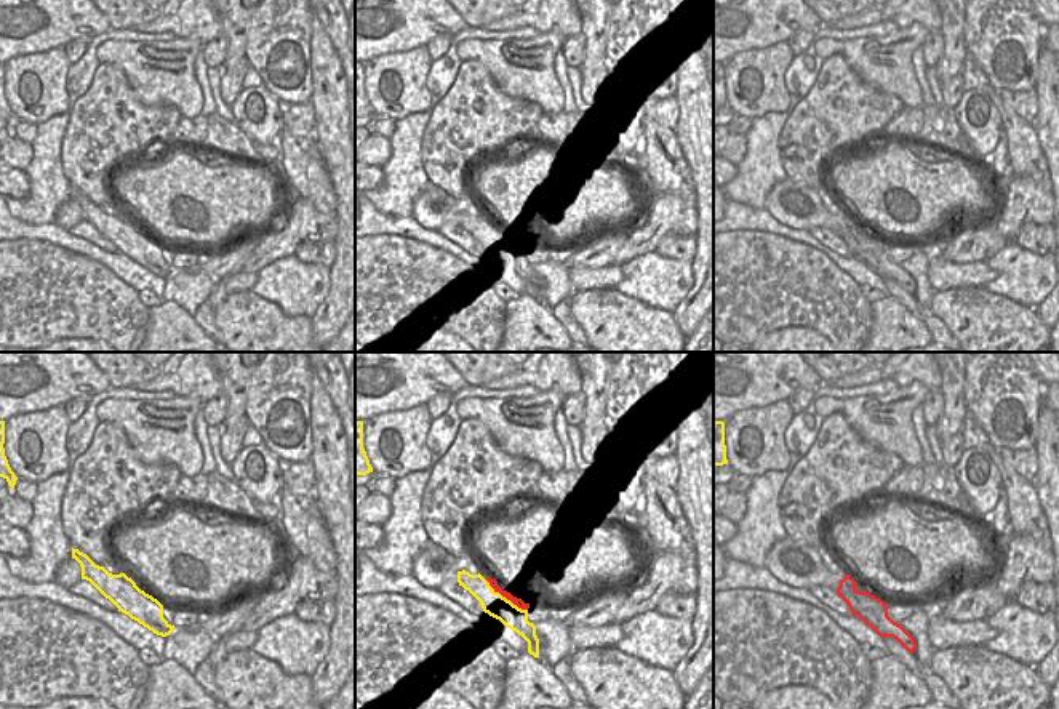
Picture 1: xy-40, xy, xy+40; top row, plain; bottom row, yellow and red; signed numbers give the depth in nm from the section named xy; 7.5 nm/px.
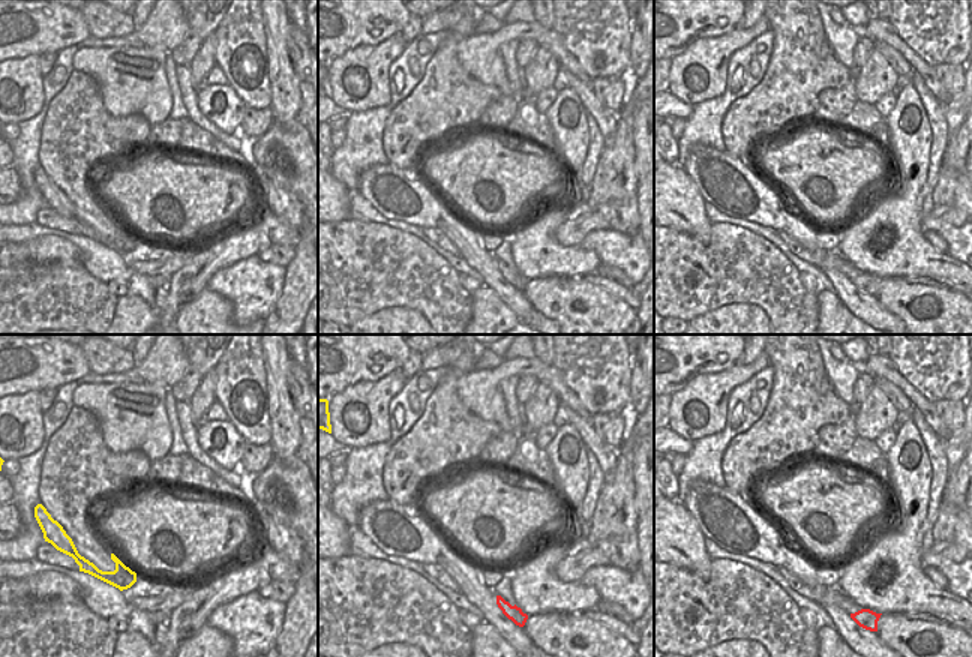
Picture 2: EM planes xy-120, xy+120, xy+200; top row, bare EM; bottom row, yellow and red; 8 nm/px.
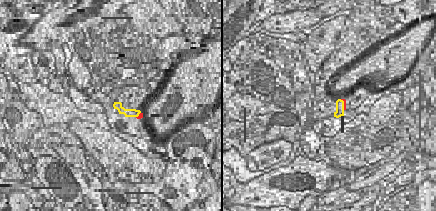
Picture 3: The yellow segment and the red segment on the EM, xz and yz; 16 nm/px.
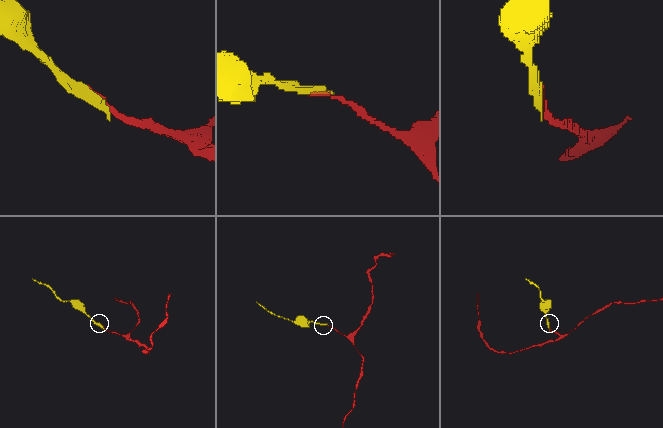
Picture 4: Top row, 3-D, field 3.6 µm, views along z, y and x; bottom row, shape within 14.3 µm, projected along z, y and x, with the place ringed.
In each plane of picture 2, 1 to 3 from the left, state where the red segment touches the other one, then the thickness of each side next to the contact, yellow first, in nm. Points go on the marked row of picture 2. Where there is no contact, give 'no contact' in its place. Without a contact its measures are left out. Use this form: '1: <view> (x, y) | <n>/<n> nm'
1: no contact
2: no contact
3: no contact

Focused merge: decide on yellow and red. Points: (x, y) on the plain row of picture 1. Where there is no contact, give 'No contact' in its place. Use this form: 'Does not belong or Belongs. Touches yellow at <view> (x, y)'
Belongs. Touches yellow at xy (504, 239)

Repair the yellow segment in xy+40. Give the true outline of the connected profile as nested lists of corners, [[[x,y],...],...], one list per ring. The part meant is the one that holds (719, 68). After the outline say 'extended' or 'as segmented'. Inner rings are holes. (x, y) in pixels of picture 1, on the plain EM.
[[[713,62],[713,107],[728,106],[725,86],[725,64]]] | as segmented

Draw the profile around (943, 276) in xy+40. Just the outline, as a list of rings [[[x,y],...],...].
[[[953,226],[933,245],[923,246],[923,251],[931,254],[926,277],[934,291],[960,290],[963,286],[985,286],[998,277],[985,261],[952,264],[941,256],[941,250],[963,232],[965,226]]]

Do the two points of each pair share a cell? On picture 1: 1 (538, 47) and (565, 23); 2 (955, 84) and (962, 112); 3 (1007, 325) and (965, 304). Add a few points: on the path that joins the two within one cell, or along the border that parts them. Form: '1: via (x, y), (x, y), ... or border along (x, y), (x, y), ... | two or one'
1: border along (539, 32), (559, 32), (565, 39) | two
2: border along (965, 92), (951, 111) | two
3: via (997, 325), (986, 325), (975, 314) | one

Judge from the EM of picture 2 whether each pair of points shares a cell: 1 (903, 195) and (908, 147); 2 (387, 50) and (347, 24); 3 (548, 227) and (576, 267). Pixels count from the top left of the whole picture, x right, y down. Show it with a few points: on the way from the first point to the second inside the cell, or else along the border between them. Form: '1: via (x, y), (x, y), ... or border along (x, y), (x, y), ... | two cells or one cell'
1: via (906, 183), (908, 159) | one cell
2: border along (401, 30), (377, 44), (360, 44), (345, 53) | two cells
3: via (546, 237), (566, 260) | one cell

